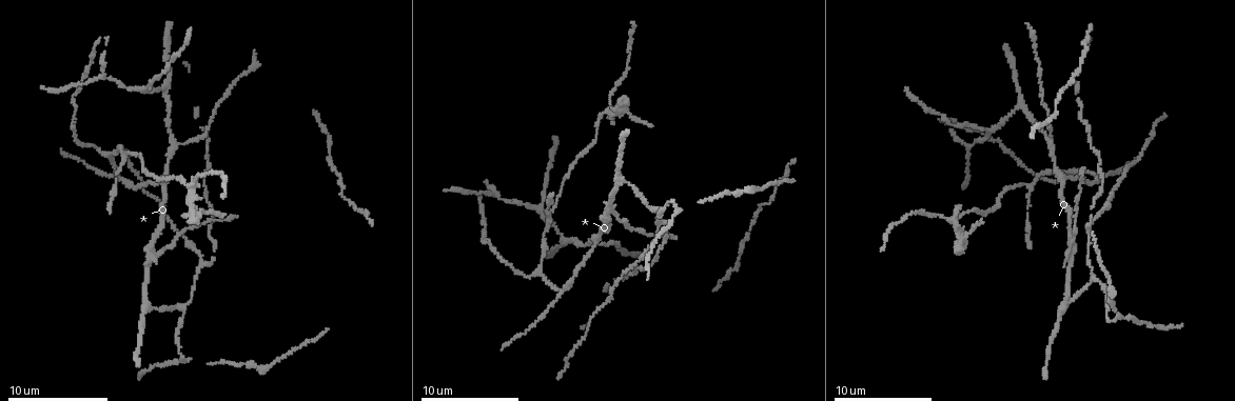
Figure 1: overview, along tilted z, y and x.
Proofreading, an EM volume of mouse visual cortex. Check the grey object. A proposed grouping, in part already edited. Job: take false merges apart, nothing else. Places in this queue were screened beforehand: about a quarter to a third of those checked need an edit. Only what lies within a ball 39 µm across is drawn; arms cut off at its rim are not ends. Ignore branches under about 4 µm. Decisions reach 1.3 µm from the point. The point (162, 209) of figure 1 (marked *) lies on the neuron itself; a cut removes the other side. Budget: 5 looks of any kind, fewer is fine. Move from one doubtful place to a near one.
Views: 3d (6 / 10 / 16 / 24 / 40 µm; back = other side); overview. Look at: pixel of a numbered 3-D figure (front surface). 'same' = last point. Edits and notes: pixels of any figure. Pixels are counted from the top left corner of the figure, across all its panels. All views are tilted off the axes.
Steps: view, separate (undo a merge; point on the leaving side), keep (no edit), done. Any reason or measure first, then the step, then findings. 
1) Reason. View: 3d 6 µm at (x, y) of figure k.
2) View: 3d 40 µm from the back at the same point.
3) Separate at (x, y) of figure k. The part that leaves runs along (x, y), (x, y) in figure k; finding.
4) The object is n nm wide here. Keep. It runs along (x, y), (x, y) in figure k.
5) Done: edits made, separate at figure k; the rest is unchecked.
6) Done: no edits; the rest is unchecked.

Three-way junction. View: 3d 16 µm at (661, 222) of figure 1.

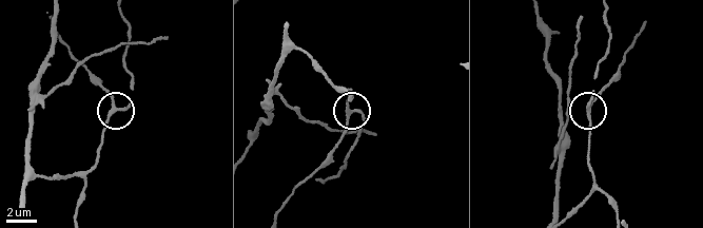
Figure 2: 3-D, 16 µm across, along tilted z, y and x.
View: 3d 16 µm from the back at (588, 107) of figure 2.

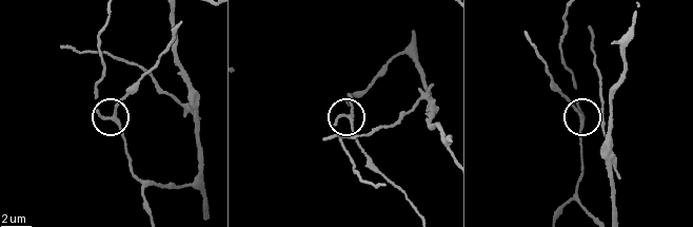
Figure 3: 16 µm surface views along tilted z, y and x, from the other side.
3 arms meet here. Keep. One neuron here.

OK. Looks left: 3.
Side arm on a straight run. View: 3d 10 µm at (615, 210) of figure 1.

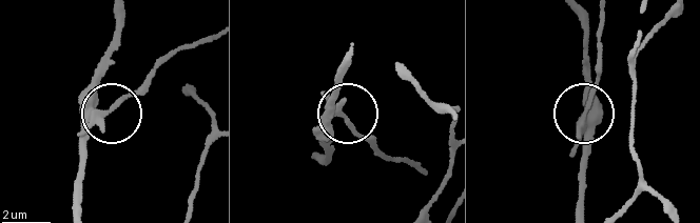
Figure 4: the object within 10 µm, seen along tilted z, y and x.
3 arms meet here. Separate at (321, 94) of figure 4. A second neuron is stuck on.

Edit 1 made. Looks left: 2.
A fork. View: 3d 6 µm at (1027, 184) of figure 1.

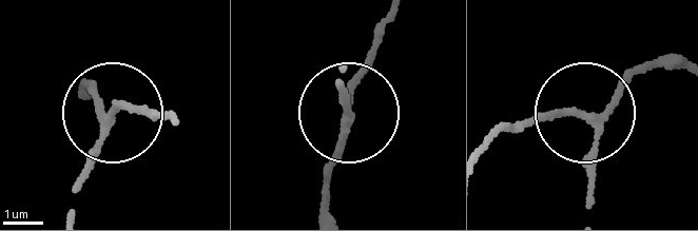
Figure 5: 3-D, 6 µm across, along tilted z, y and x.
The object is 160 nm wide here. Keep. It runs along (321, 205), (350, 115), (341, 69) in figure 5; continuous, no second neuron.

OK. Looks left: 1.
Done: edits made, separate at figure 4; the rest is unchecked.

